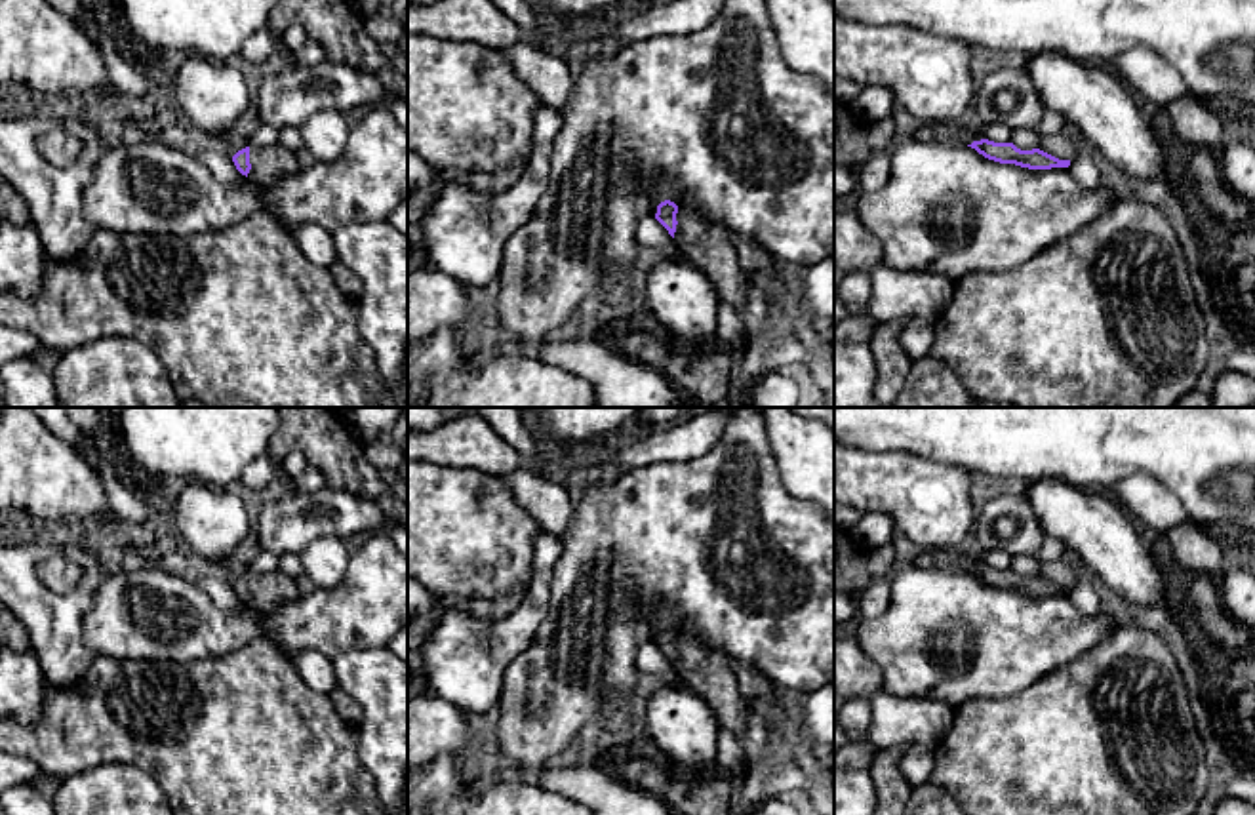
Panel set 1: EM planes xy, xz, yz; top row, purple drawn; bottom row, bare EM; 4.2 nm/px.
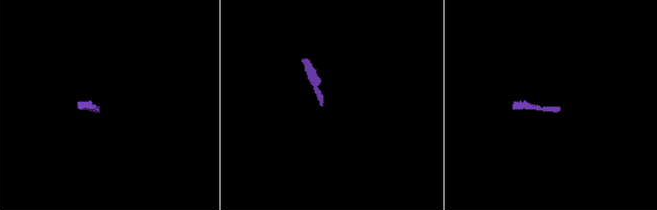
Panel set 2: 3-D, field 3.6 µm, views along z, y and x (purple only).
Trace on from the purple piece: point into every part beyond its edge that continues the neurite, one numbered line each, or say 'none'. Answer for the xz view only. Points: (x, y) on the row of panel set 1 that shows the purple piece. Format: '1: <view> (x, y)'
1: xz (707, 244)

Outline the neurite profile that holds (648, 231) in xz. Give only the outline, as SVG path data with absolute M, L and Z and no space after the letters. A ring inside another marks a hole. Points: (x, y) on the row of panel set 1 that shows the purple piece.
M653 215L642 217L636 223L634 238L640 246L663 248L674 244L674 238Z

